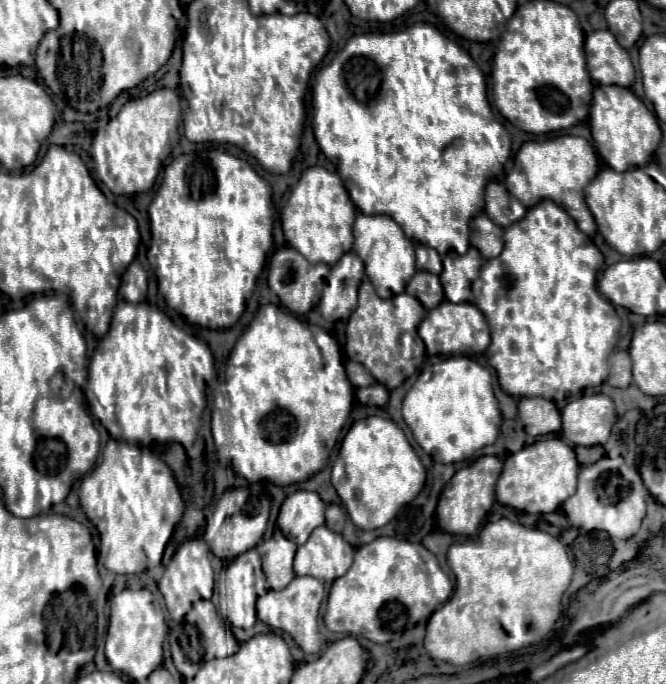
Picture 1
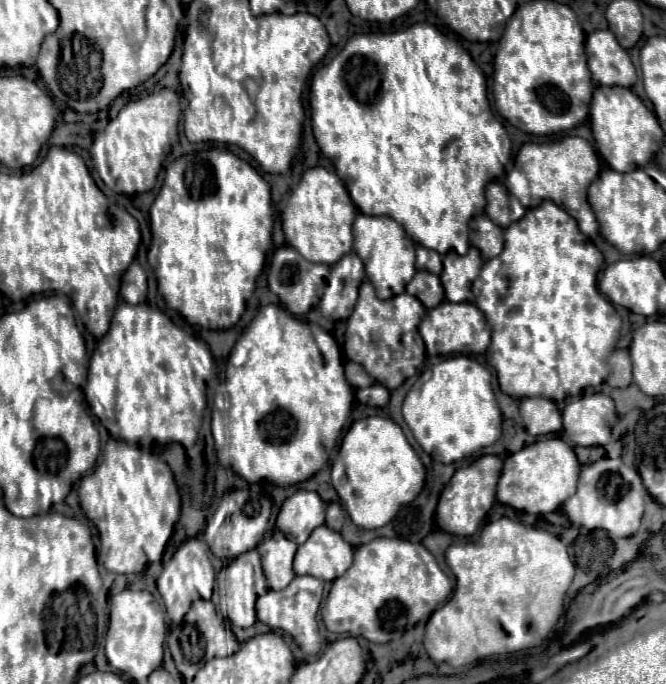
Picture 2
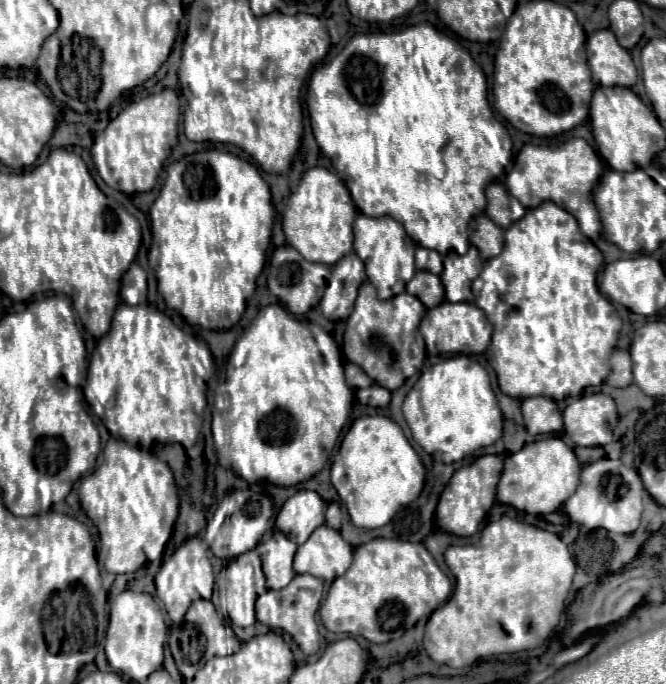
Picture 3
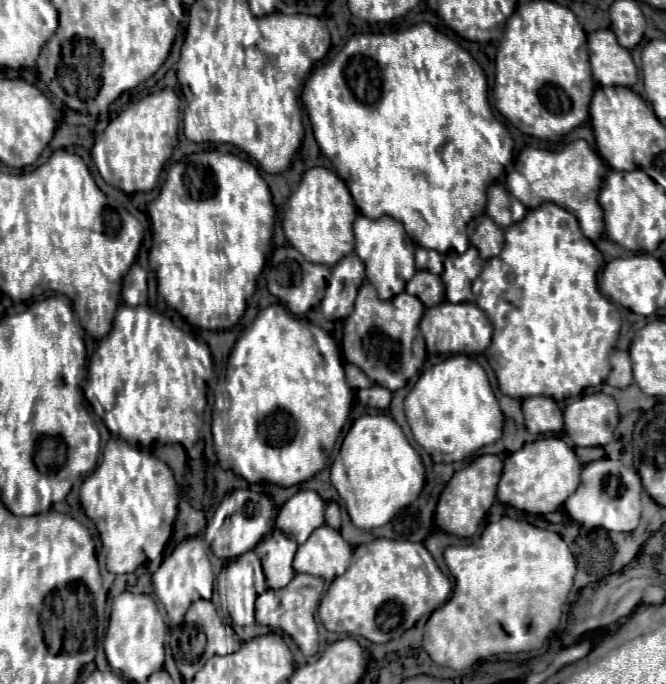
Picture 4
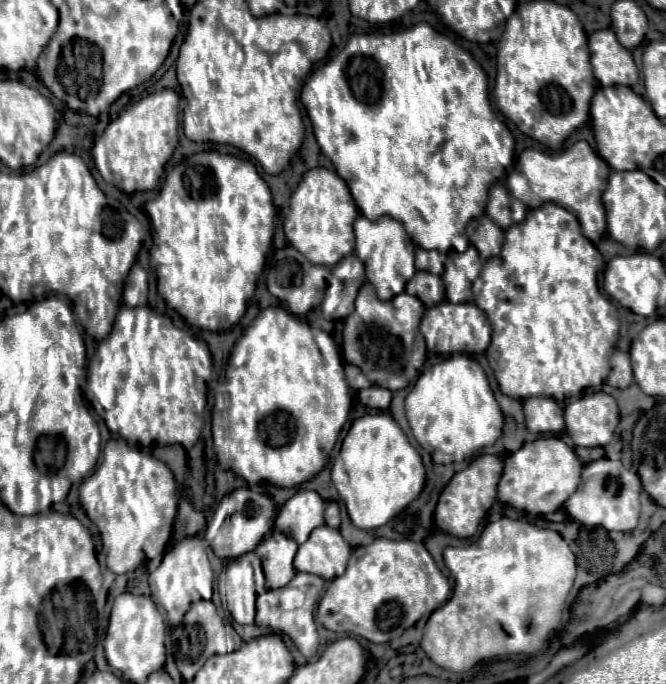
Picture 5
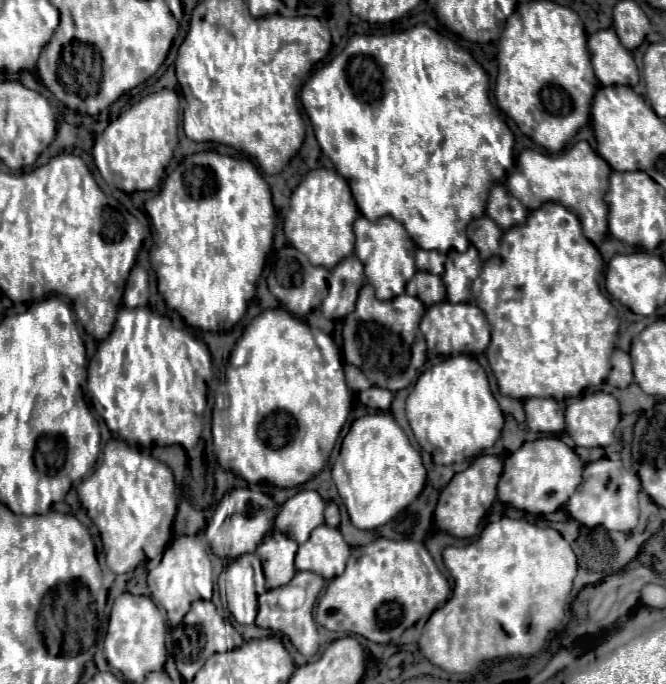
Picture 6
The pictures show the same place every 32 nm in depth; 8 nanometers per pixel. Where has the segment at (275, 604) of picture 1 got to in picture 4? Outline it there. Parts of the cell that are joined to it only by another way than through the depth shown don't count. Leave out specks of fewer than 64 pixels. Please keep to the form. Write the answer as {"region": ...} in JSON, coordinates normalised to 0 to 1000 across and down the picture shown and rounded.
{"region":[[[444,839],[438,851],[423,863],[399,863],[384,874],[384,909],[411,921],[435,927],[456,959],[471,959],[477,953],[477,918],[471,909],[471,895],[477,889],[486,863],[486,848],[468,839]]]}

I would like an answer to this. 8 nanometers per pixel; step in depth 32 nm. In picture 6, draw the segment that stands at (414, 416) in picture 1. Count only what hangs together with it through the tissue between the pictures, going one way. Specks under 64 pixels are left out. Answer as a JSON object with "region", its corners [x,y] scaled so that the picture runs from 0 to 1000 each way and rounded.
{"region":[[[701,518],[676,520],[631,547],[610,585],[610,608],[628,649],[640,652],[637,658],[649,664],[655,678],[682,678],[718,667],[727,655],[742,652],[757,620],[730,544]]]}

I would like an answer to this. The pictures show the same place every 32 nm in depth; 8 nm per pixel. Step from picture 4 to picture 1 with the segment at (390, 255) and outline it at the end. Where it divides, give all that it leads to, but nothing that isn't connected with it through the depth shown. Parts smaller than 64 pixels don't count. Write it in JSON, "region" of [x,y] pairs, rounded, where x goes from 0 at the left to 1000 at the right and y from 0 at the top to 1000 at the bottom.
{"region":[[[538,313],[532,325],[532,365],[550,389],[550,401],[571,436],[589,436],[607,427],[613,409],[622,404],[622,354],[610,348],[604,333],[586,316]]]}

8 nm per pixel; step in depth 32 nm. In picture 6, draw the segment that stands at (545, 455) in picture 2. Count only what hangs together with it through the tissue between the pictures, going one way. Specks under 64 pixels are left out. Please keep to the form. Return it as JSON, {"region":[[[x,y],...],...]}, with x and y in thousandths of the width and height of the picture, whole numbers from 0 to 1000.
{"region":[[[808,640],[787,646],[757,673],[757,690],[748,705],[748,731],[796,751],[829,751],[841,746],[874,705],[877,675],[841,640]]]}

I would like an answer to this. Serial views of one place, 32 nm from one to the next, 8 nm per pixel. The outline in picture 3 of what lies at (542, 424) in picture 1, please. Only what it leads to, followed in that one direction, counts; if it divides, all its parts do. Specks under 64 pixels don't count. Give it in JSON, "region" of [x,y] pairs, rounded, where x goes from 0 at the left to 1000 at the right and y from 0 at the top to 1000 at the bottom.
{"region":[[[805,579],[784,585],[787,623],[796,635],[826,635],[844,629],[844,602],[829,582]]]}

